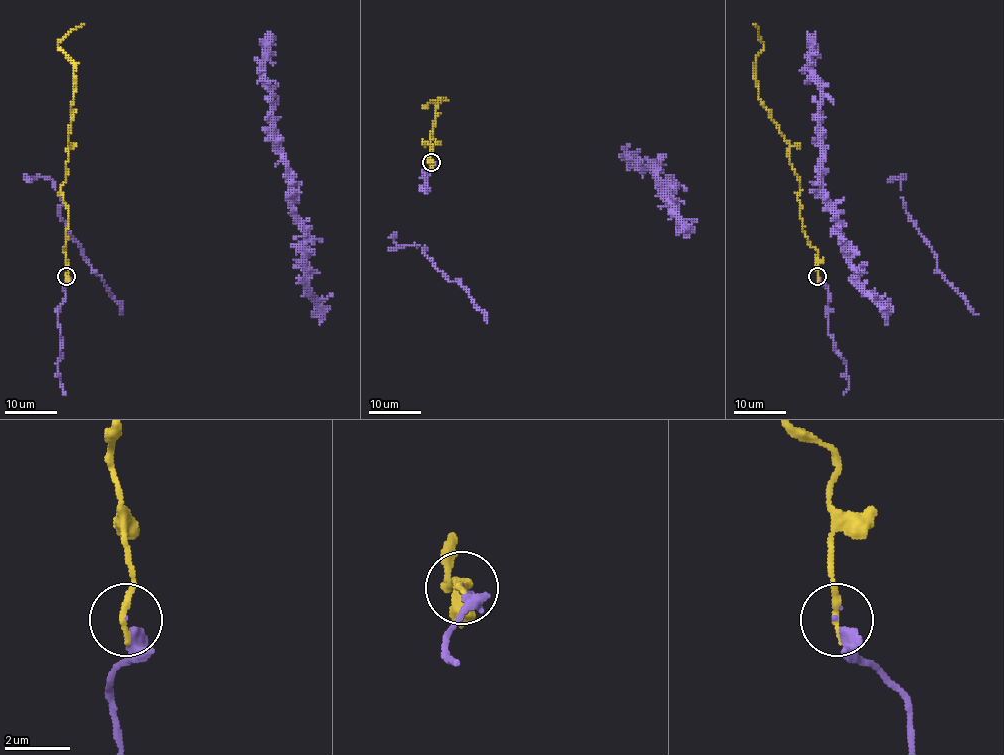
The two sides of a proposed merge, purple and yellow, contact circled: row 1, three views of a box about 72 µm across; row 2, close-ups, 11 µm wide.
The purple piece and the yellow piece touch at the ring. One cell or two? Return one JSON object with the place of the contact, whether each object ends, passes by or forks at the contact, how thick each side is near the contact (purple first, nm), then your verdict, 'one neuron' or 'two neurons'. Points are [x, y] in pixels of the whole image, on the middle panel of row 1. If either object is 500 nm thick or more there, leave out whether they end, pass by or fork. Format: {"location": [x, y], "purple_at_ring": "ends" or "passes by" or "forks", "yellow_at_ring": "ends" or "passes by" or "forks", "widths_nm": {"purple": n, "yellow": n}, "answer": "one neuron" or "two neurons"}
{"location": [431, 162], "purple_at_ring": "ends", "yellow_at_ring": "ends", "widths_nm": {"purple": 240, "yellow": 240}, "answer": "one neuron"}

